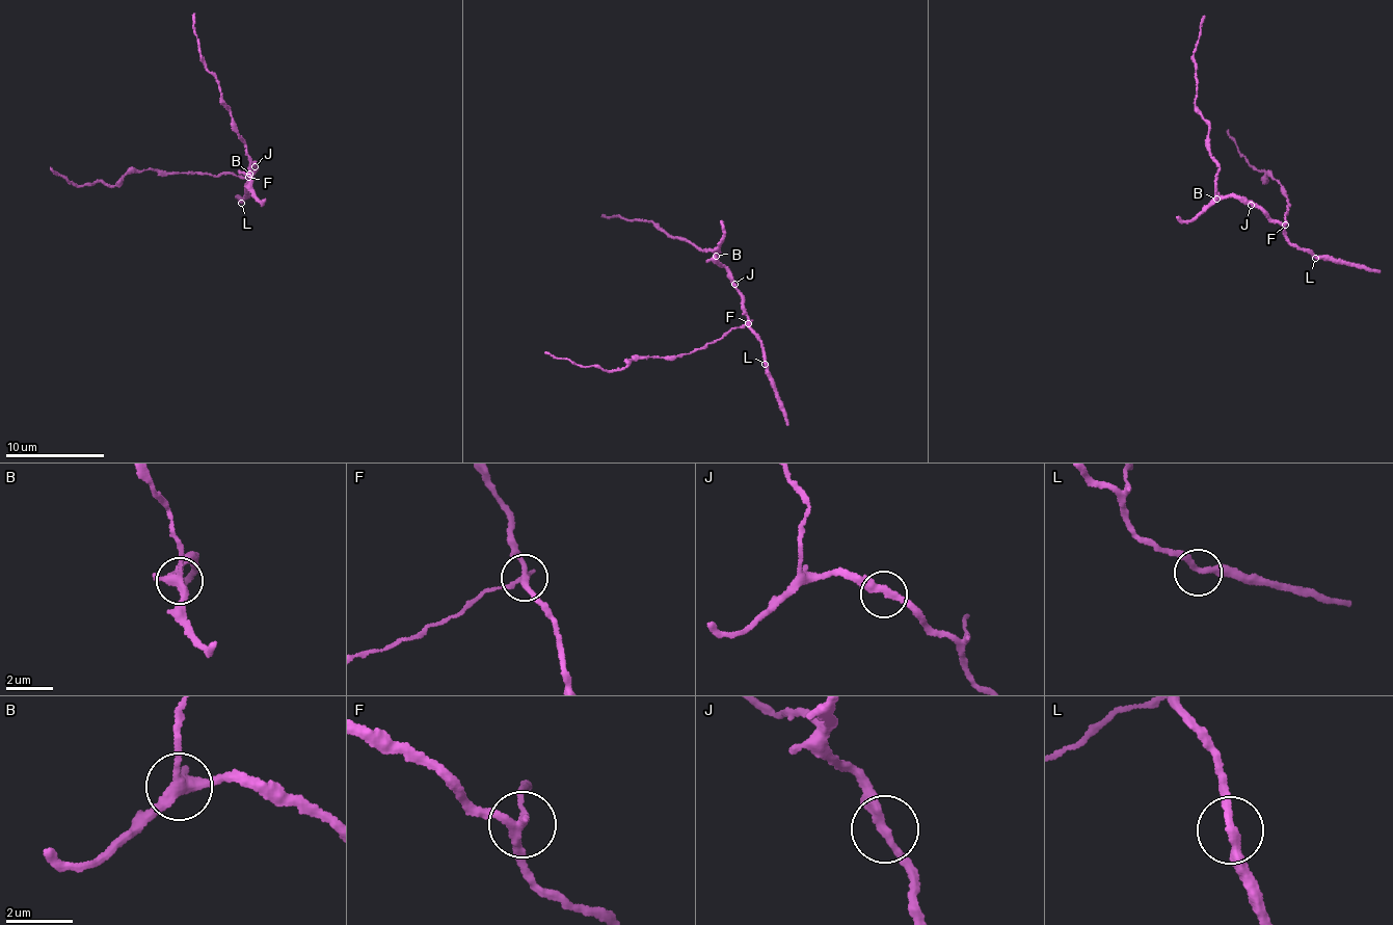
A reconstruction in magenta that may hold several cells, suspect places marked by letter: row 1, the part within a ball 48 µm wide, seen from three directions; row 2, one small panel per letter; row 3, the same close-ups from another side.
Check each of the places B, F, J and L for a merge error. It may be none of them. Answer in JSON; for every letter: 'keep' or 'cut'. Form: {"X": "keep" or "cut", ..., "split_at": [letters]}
{"B": "cut", "F": "cut", "J": "keep", "L": "keep", "split_at": ["B", "F"]}

